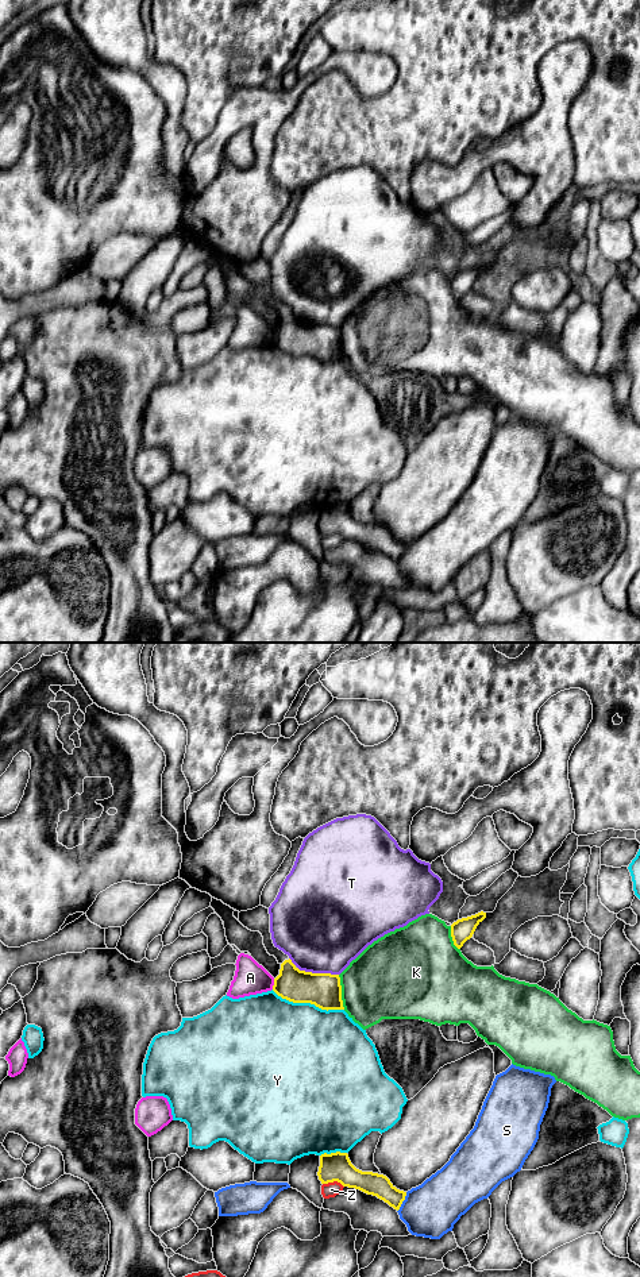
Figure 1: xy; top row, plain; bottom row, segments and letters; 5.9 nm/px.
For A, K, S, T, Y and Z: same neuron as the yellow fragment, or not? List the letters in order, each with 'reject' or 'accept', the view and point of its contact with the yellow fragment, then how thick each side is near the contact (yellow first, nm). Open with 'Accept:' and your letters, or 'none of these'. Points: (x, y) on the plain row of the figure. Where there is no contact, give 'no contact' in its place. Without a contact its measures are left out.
Accept: none of these
A: reject; contact xy (274, 336); calibres 200 and 190 nm
K: reject; contact xy (340, 344); calibres 200 and 420 nm
S: reject; contact xy (403, 552); calibres 140 and 320 nm
T: reject; contact xy (313, 325); calibres 200 and 480 nm
Y: reject; contact xy (308, 354); calibres 200 and 480 nm
Z: reject; contact xy (334, 532); calibres 180 and 90 nm

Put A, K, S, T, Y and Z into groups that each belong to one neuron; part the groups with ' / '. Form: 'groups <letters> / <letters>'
groups A / K / S / T / Y / Z

